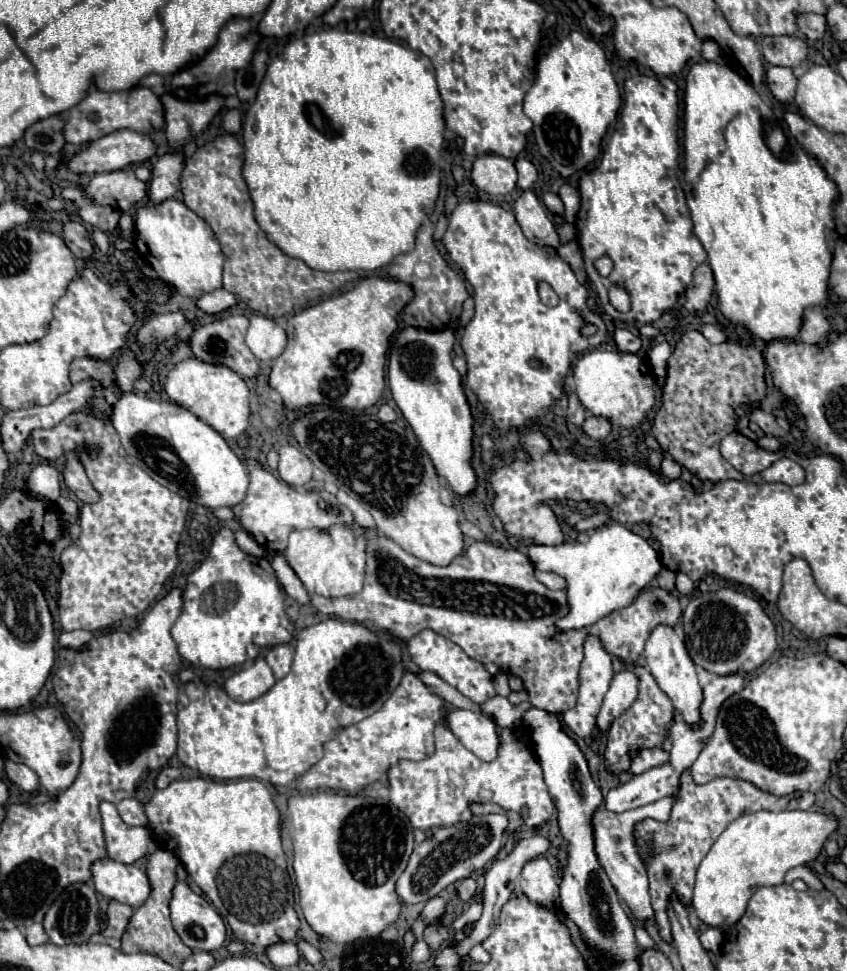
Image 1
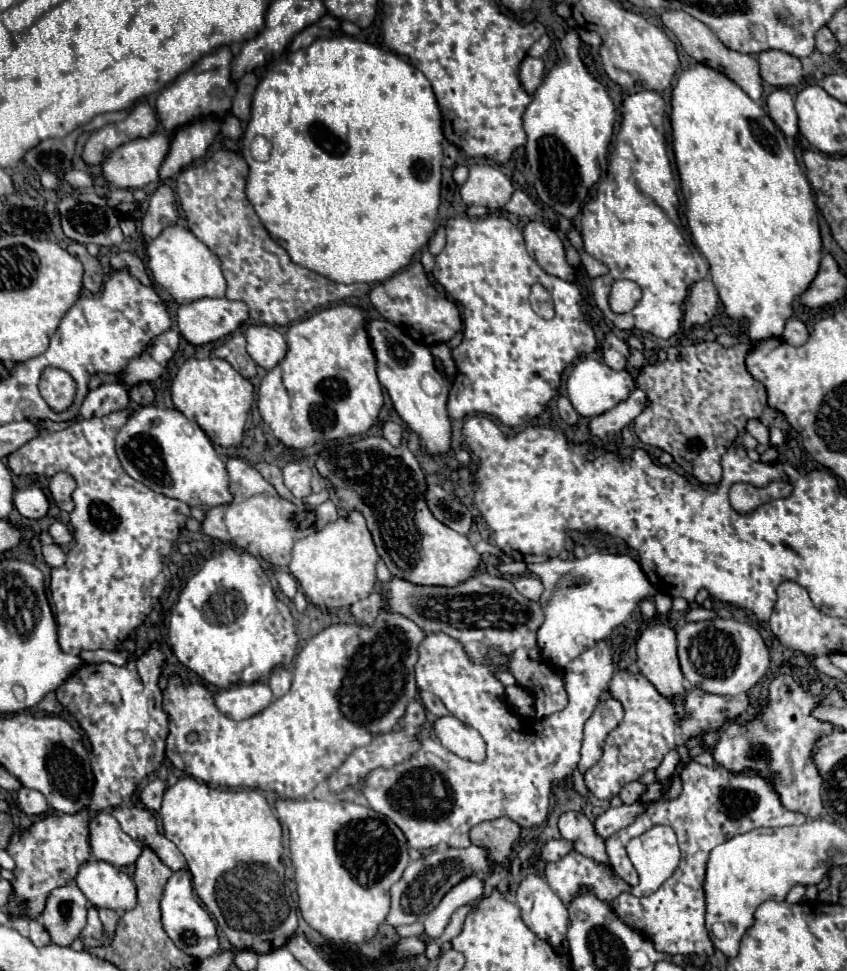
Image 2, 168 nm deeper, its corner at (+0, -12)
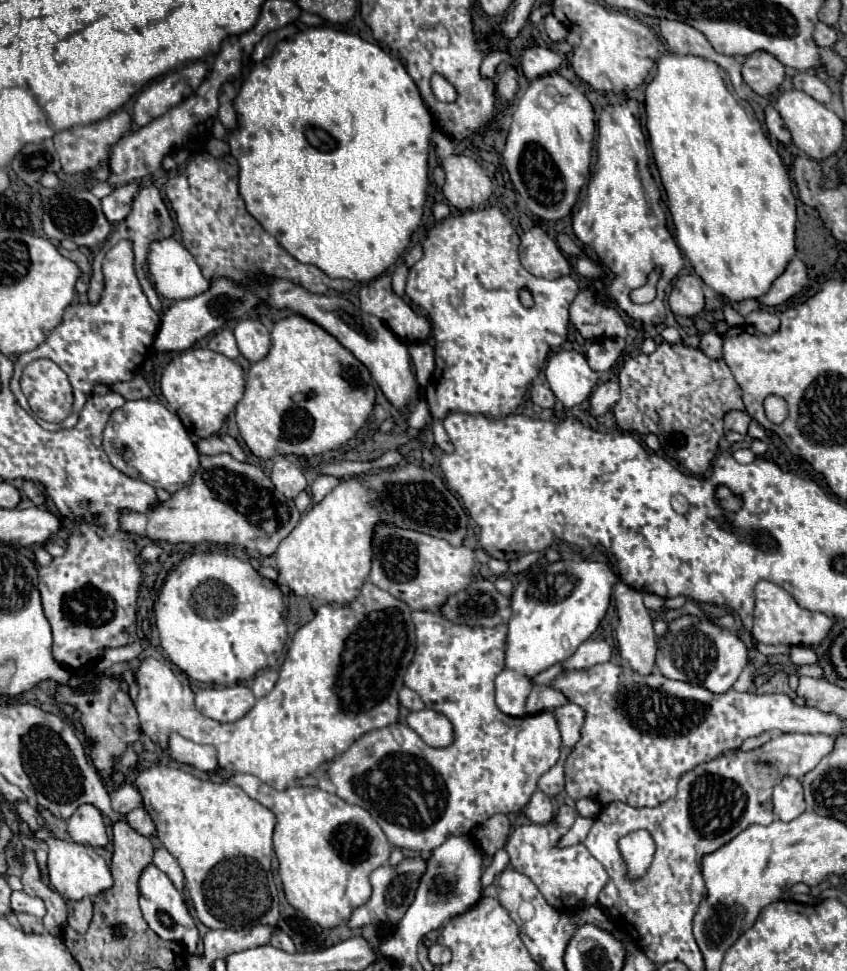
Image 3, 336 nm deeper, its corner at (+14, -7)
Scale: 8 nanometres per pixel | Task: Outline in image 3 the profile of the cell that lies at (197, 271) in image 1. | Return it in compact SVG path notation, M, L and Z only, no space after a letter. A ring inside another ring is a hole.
M174 237L170 239L162 239L162 241L154 241L150 247L150 255L148 255L148 265L150 265L150 277L154 281L156 291L170 299L170 301L180 301L180 299L190 299L196 297L200 293L204 293L210 283L202 277L202 271L196 263L196 259L190 255L188 249L184 249L182 243L178 243Z

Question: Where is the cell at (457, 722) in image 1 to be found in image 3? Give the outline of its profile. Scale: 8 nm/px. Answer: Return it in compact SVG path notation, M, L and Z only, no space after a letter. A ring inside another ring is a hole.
M432 709L410 713L406 717L406 723L430 747L448 747L454 741L452 723L442 713L436 713Z

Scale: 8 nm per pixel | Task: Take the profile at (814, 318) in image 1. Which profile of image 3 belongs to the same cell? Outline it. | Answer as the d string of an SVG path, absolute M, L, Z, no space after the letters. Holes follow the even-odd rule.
M752 311L748 317L746 317L746 323L752 325L754 329L770 335L774 333L778 327L780 327L780 319L774 315L774 313L768 313L768 311Z

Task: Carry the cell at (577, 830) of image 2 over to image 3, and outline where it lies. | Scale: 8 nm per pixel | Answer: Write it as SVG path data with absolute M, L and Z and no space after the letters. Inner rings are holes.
M534 791L534 795L530 797L528 805L522 809L522 813L532 821L532 823L548 823L554 819L554 809L552 809L552 801L546 793L542 791Z

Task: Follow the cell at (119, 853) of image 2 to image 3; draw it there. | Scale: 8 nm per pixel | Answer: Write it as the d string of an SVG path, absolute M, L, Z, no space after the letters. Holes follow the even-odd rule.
M94 805L78 807L68 819L68 833L76 843L90 847L104 847L108 843L102 813Z

